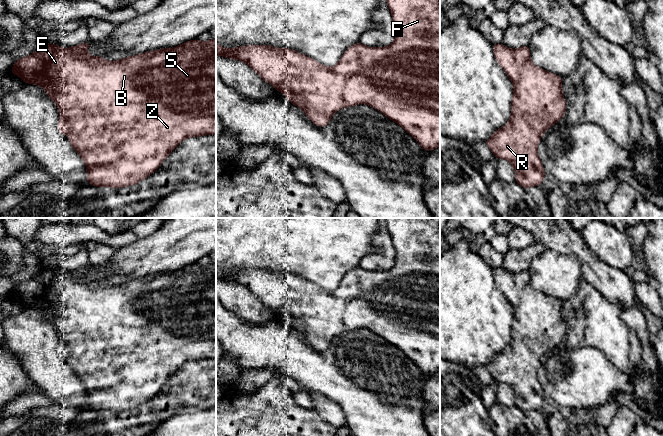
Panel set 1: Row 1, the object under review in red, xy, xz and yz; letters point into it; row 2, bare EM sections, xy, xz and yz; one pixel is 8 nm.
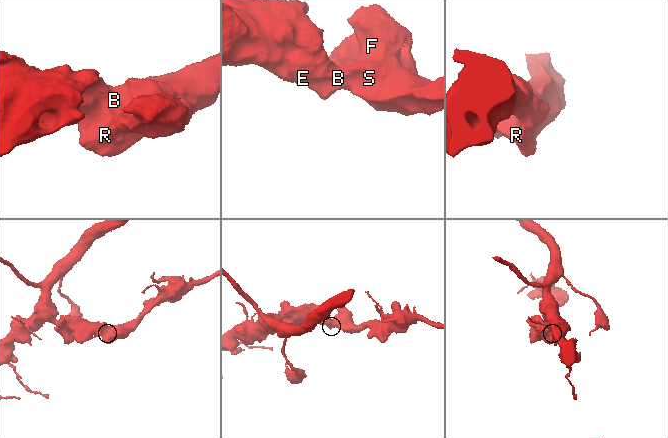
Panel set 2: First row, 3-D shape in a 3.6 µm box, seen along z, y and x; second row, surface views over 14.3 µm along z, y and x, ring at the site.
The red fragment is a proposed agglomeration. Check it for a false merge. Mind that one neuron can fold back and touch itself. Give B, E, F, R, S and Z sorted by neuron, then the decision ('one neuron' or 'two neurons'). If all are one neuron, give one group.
B E F R S Z | one neuron

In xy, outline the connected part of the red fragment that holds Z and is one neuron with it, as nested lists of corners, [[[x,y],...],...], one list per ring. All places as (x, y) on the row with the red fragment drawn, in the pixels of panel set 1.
[[[216,39],[201,42],[190,40],[174,48],[162,48],[148,51],[124,59],[106,61],[101,56],[88,56],[87,41],[70,48],[61,48],[56,44],[43,43],[33,54],[15,60],[10,74],[20,76],[26,84],[40,85],[59,109],[58,130],[61,135],[68,134],[74,150],[86,164],[87,183],[96,187],[112,187],[115,189],[138,184],[141,180],[155,172],[169,154],[186,138],[204,135],[216,135]]]

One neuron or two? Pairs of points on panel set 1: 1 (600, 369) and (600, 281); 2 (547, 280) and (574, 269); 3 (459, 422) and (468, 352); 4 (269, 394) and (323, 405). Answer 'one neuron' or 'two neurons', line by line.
1: two neurons
2: one neuron
3: two neurons
4: two neurons

